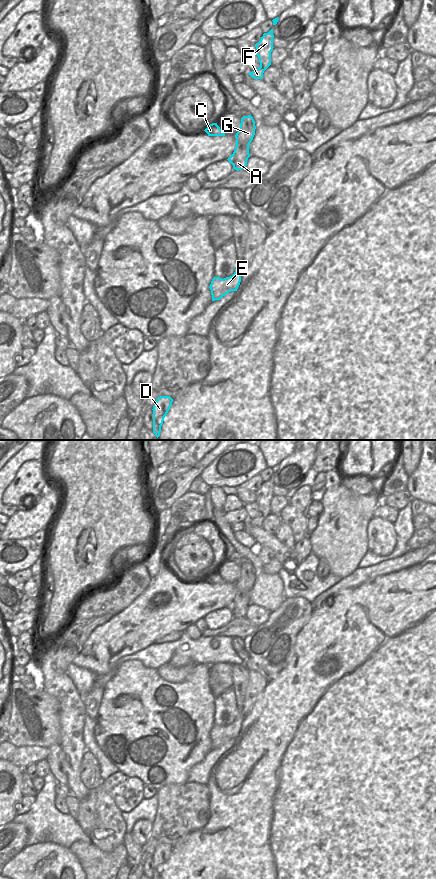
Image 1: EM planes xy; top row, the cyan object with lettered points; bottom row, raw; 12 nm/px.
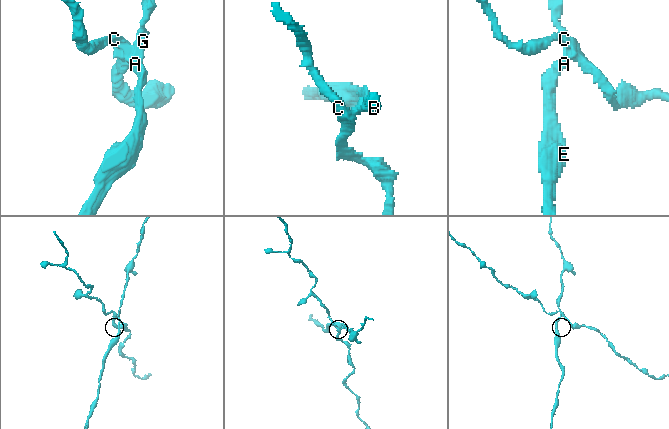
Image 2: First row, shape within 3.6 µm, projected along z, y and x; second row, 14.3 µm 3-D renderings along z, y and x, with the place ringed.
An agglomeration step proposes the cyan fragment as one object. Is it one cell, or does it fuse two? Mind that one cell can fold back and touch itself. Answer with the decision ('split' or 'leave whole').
split

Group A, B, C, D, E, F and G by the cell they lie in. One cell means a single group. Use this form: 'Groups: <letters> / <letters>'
Groups: A B D E F G / C.

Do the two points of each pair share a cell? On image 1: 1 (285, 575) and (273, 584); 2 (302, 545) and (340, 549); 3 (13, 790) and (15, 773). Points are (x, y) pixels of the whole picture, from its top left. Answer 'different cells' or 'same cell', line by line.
1: different cells
2: different cells
3: same cell

